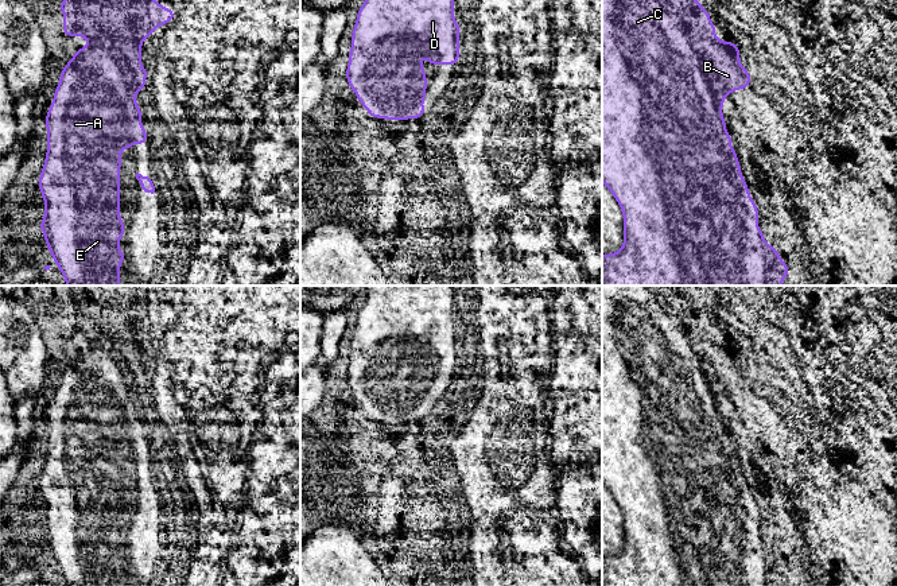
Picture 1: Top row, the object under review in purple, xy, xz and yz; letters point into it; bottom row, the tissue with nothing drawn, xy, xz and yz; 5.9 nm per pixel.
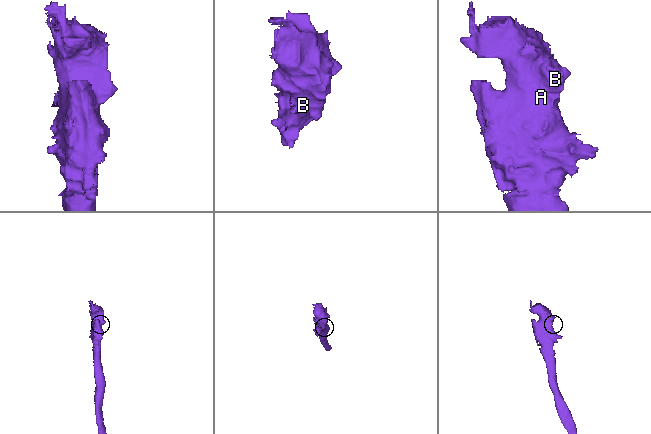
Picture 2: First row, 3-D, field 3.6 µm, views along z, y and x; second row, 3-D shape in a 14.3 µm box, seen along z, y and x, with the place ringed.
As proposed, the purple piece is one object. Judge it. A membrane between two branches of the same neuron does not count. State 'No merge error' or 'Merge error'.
No merge error

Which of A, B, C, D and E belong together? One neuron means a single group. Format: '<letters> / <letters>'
A B C D E

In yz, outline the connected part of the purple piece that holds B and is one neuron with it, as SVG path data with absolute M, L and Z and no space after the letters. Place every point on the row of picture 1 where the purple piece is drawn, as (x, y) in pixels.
M602 0L602 182L611 191L624 214L624 245L618 252L602 255L602 286L781 286L788 276L789 267L781 260L777 249L764 242L764 232L758 229L758 207L750 198L737 151L731 148L731 135L726 132L726 121L722 116L723 100L731 92L750 86L750 71L746 71L739 62L738 44L717 39L715 24L708 20L710 16L696 0Z

